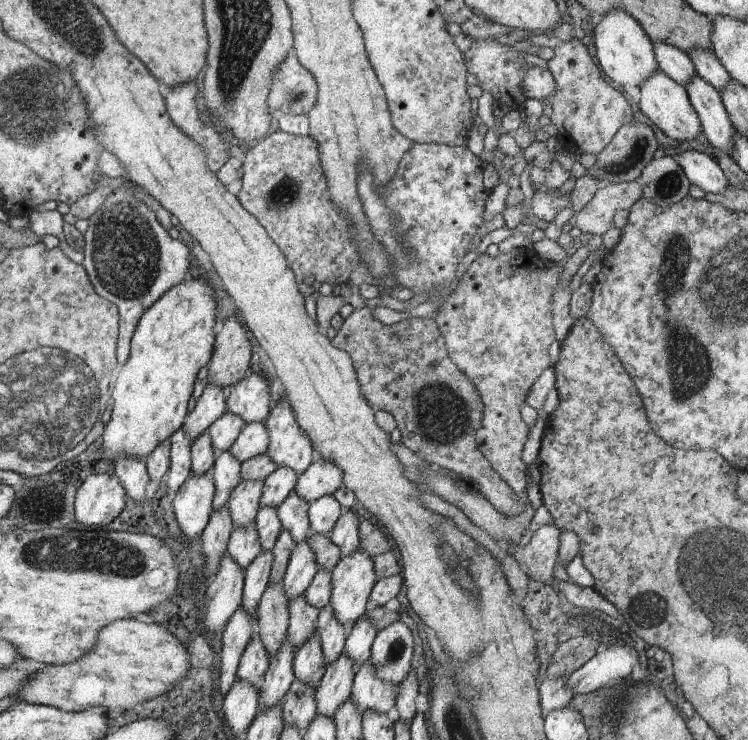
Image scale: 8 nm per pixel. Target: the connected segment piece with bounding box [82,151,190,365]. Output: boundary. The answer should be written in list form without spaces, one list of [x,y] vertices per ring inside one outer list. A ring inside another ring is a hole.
[[[102,151],[100,154],[100,160],[98,161],[98,167],[101,171],[101,174],[107,175],[107,177],[117,178],[121,177],[124,182],[131,183],[131,186],[128,188],[117,189],[113,191],[108,199],[105,201],[105,204],[98,208],[98,211],[89,219],[89,226],[87,232],[84,234],[84,240],[86,244],[84,244],[84,262],[83,268],[87,272],[87,276],[90,278],[91,283],[94,285],[95,292],[99,294],[100,297],[103,297],[105,300],[111,301],[113,304],[116,304],[116,307],[119,309],[119,338],[118,338],[118,346],[117,346],[117,360],[118,365],[124,365],[126,360],[131,356],[131,342],[134,338],[135,329],[138,327],[138,323],[140,321],[141,315],[150,307],[153,306],[162,296],[171,290],[172,288],[178,287],[184,280],[186,280],[186,274],[188,274],[188,268],[190,268],[190,260],[188,260],[188,248],[184,246],[184,243],[178,242],[178,240],[172,240],[168,234],[166,234],[166,230],[164,230],[163,226],[159,224],[159,221],[155,218],[154,212],[141,201],[138,201],[133,194],[133,188],[135,184],[129,180],[128,176],[126,176],[124,168],[119,164],[119,161],[116,159],[116,156],[113,156],[109,151]]]

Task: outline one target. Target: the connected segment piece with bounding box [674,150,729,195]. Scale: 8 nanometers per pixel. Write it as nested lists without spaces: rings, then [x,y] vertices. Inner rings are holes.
[[[700,150],[682,152],[674,156],[674,160],[684,170],[688,181],[705,193],[718,195],[729,187],[729,181],[724,176],[722,168]]]

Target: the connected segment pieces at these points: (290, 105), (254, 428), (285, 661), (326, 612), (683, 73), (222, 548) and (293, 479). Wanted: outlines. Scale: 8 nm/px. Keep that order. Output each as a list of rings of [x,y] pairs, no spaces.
[[[292,52],[273,75],[269,100],[272,111],[307,115],[318,99],[318,82]]]
[[[249,423],[230,448],[230,453],[242,464],[252,458],[267,453],[268,434],[264,423]]]
[[[285,639],[276,657],[271,658],[265,673],[264,684],[259,692],[259,713],[277,706],[286,697],[290,686],[295,682],[293,674],[293,657],[296,648]]]
[[[329,604],[319,612],[315,626],[322,648],[323,664],[328,667],[343,654],[348,628],[336,621]]]
[[[653,43],[659,70],[670,76],[677,84],[686,88],[697,76],[694,64],[688,53],[663,43]]]
[[[227,504],[220,511],[213,510],[206,529],[199,537],[202,539],[202,553],[206,557],[206,577],[212,577],[219,572],[219,565],[227,552],[233,530]]]
[[[281,467],[263,481],[261,507],[278,508],[295,490],[298,475],[290,468]]]

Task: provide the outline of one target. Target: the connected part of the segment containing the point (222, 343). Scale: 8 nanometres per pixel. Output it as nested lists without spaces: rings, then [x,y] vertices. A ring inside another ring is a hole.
[[[228,316],[222,330],[216,336],[215,355],[208,364],[208,384],[219,388],[232,388],[238,384],[238,380],[242,380],[246,376],[246,372],[250,368],[250,356],[252,356],[252,348],[250,348],[244,328],[236,322],[235,316]]]

